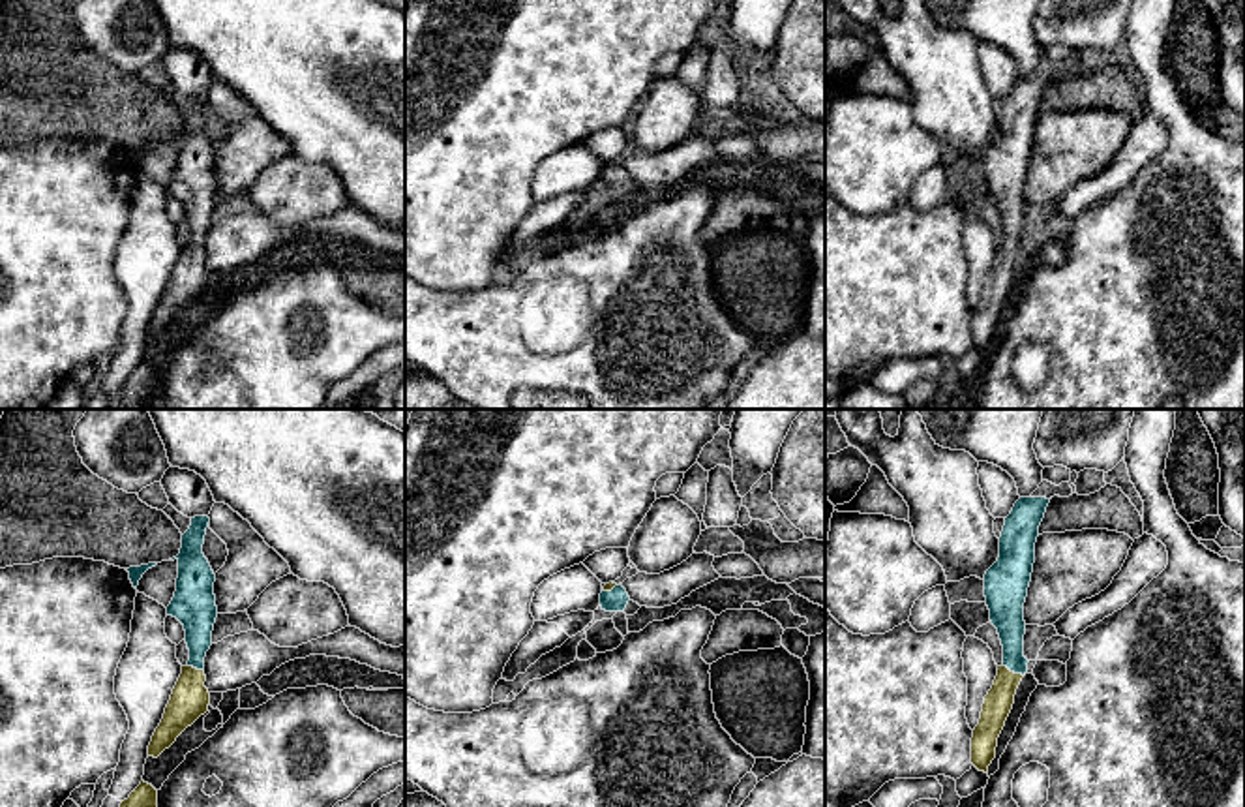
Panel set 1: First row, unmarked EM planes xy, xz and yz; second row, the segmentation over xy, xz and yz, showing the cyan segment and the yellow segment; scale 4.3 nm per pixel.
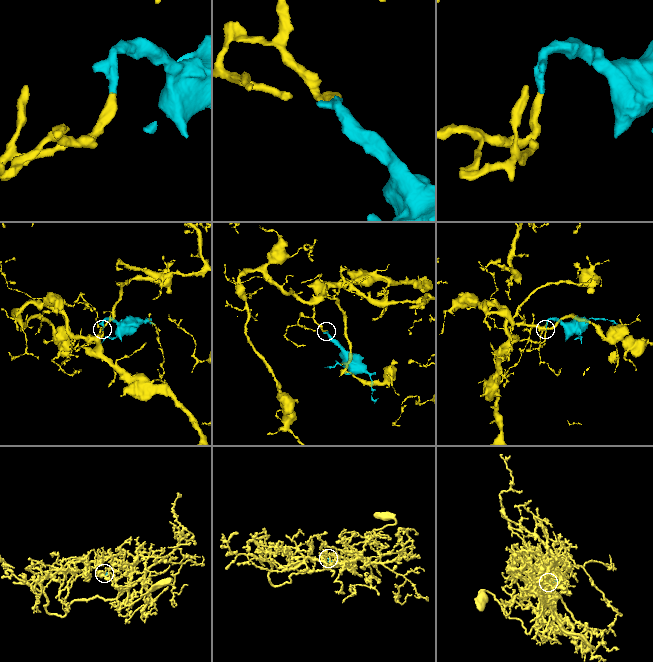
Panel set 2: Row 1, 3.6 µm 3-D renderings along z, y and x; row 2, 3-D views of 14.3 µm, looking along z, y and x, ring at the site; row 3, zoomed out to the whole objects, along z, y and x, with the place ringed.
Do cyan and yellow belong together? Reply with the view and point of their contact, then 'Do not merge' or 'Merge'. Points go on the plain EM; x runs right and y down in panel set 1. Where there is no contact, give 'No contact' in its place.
Touches cyan at yz (1013, 250). Merge

